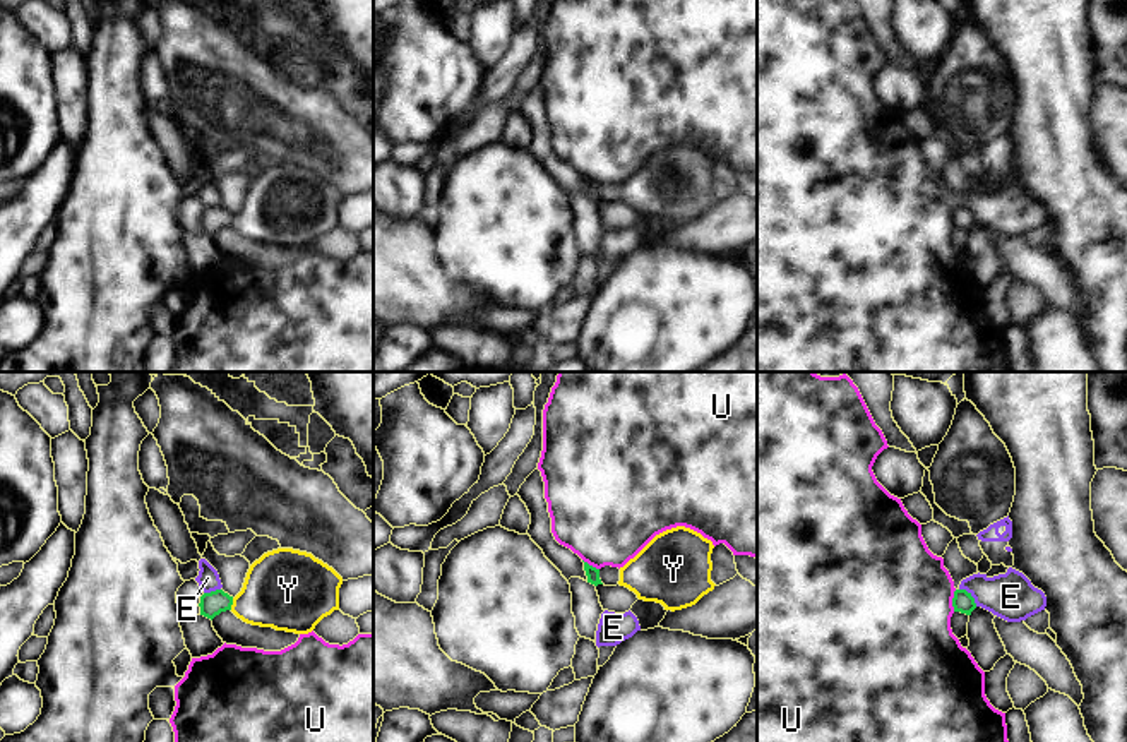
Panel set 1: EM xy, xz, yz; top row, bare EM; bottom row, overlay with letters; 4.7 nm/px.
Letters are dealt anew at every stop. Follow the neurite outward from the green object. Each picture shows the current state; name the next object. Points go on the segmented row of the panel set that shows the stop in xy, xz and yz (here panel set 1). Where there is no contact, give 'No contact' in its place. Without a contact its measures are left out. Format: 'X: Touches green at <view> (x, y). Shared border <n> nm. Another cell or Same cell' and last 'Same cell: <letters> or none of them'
E: Touches green at yz (970, 595). Shared border 120 nm. Another cell
U: Touches green at yz (953, 600). Shared border 110 nm. Another cell
Y: Touches green at xy (232, 604). Shared border 60 nm. Same cell
Same cell: Y.

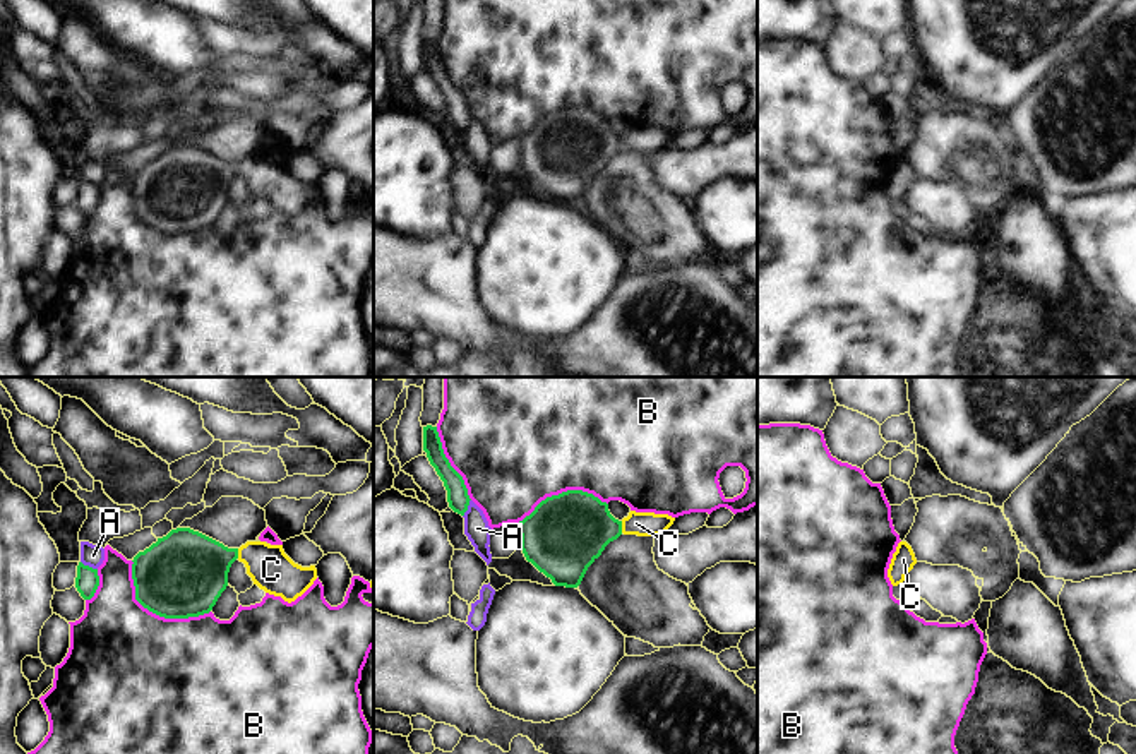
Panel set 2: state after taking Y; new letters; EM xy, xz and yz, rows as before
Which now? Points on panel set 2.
A: Touches green at xy (88, 566). Shared border 90 nm. Another cell
B: Touches green at xy (155, 612). Shared border 440 nm. Another cell
C: Touches green at xz (621, 526). Shared border 60 nm. Same cell
Same cell: C.

